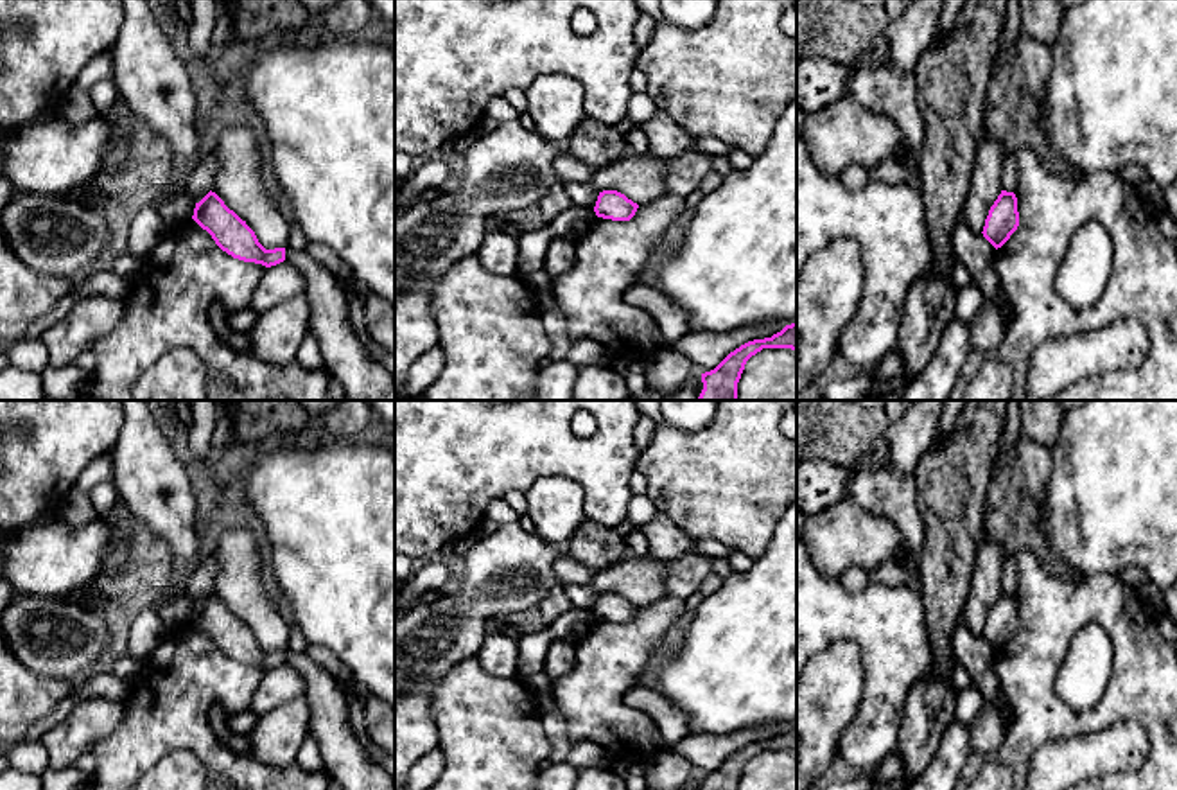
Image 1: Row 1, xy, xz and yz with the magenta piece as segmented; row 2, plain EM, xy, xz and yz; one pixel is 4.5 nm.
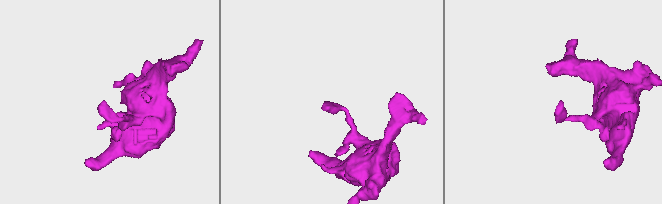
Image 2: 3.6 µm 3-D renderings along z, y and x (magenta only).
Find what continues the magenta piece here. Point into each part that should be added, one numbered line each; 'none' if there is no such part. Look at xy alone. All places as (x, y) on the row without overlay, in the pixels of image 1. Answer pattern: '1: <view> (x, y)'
none

